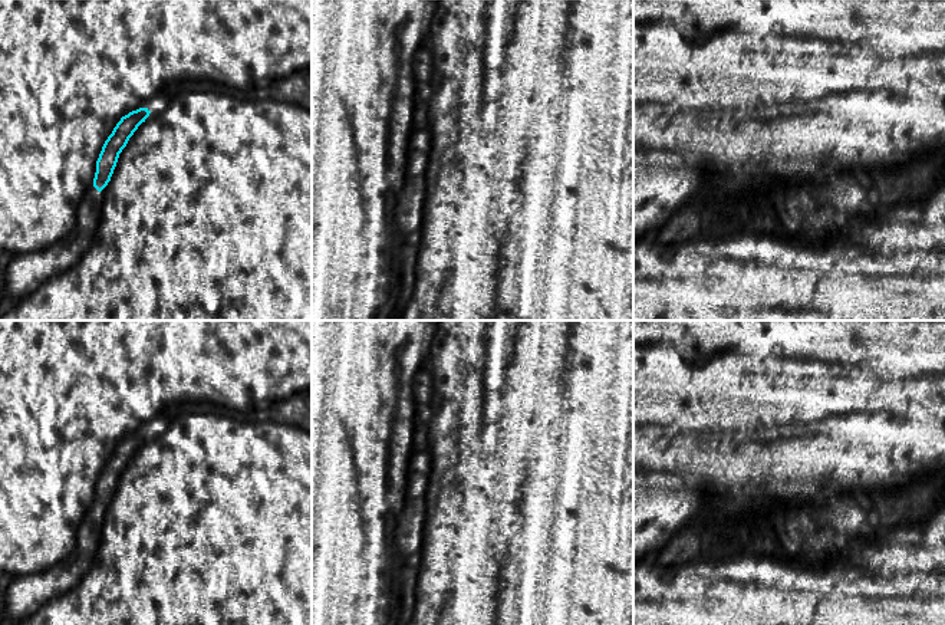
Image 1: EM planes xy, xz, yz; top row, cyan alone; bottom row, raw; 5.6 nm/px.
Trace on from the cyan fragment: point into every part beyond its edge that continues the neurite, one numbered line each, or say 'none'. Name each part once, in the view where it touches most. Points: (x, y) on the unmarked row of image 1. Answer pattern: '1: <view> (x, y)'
1: xy (23, 595)

